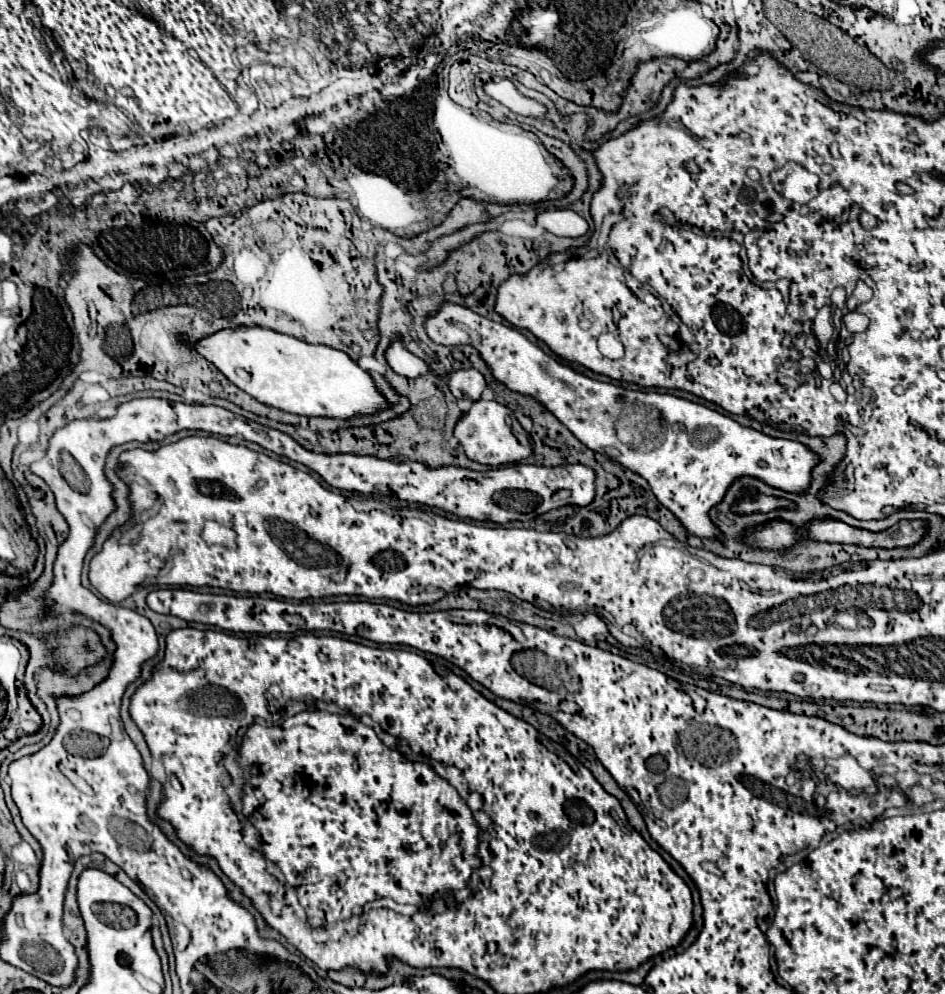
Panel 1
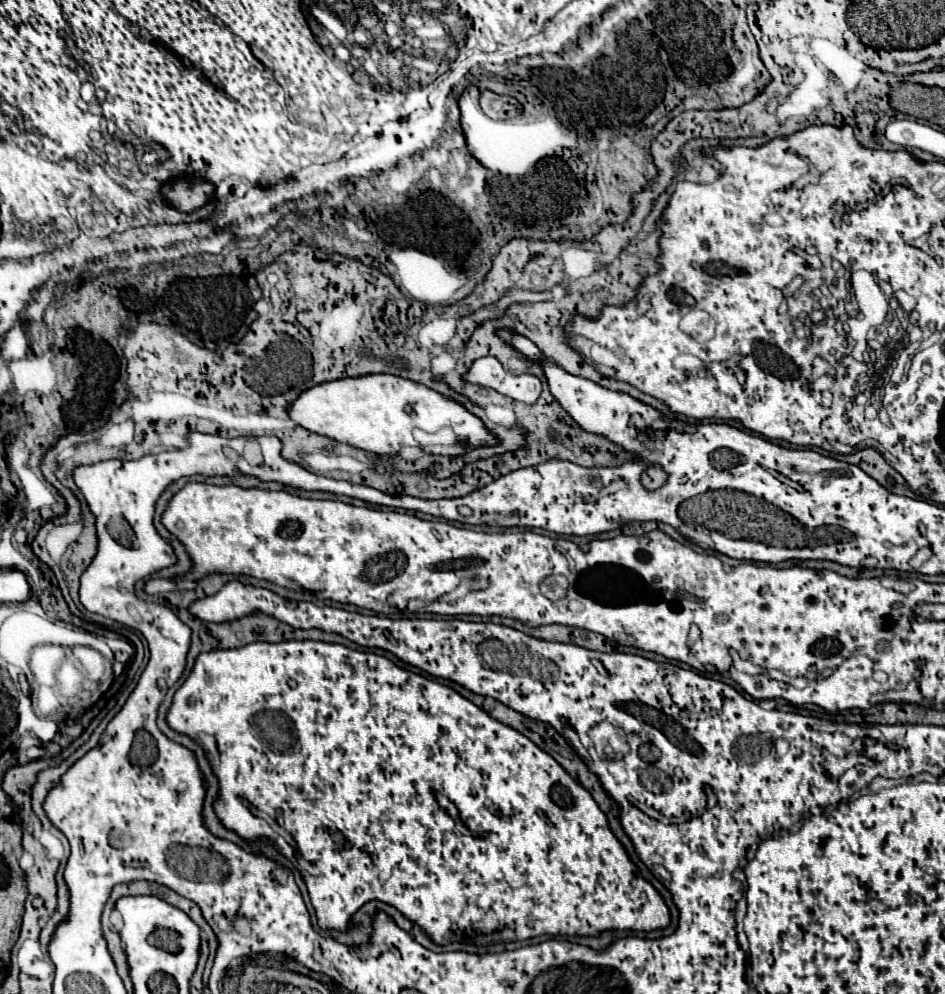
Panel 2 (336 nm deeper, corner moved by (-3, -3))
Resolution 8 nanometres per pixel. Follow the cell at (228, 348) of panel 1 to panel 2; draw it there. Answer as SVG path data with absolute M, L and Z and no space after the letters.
M384 373L344 377L304 389L294 399L294 403L288 405L288 417L312 433L326 435L334 441L342 441L380 455L394 455L400 445L416 445L416 439L412 437L414 427L428 433L450 427L456 435L456 441L452 445L442 445L442 455L460 455L466 451L466 447L496 443L482 421L470 415L460 403L450 401L420 383Z

